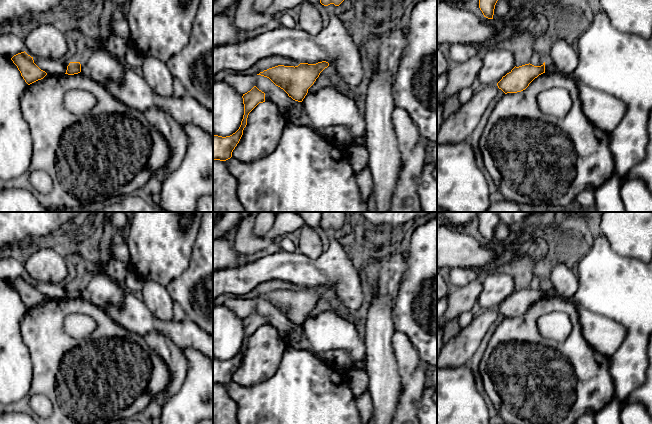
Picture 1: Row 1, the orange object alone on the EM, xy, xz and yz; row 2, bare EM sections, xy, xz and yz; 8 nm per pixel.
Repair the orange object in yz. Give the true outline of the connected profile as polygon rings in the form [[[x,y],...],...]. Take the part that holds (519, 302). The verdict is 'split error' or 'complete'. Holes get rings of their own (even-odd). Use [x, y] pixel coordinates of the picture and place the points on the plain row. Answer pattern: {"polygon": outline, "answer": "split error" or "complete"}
{"polygon": [[[545,286],[541,290],[525,288],[514,291],[497,307],[499,313],[505,318],[517,317],[525,314],[539,299],[545,297]]], "answer": "complete"}

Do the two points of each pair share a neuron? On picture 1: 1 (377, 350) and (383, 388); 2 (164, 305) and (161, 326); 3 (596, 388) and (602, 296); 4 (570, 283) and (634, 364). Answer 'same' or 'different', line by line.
1: same
2: different
3: different
4: different

